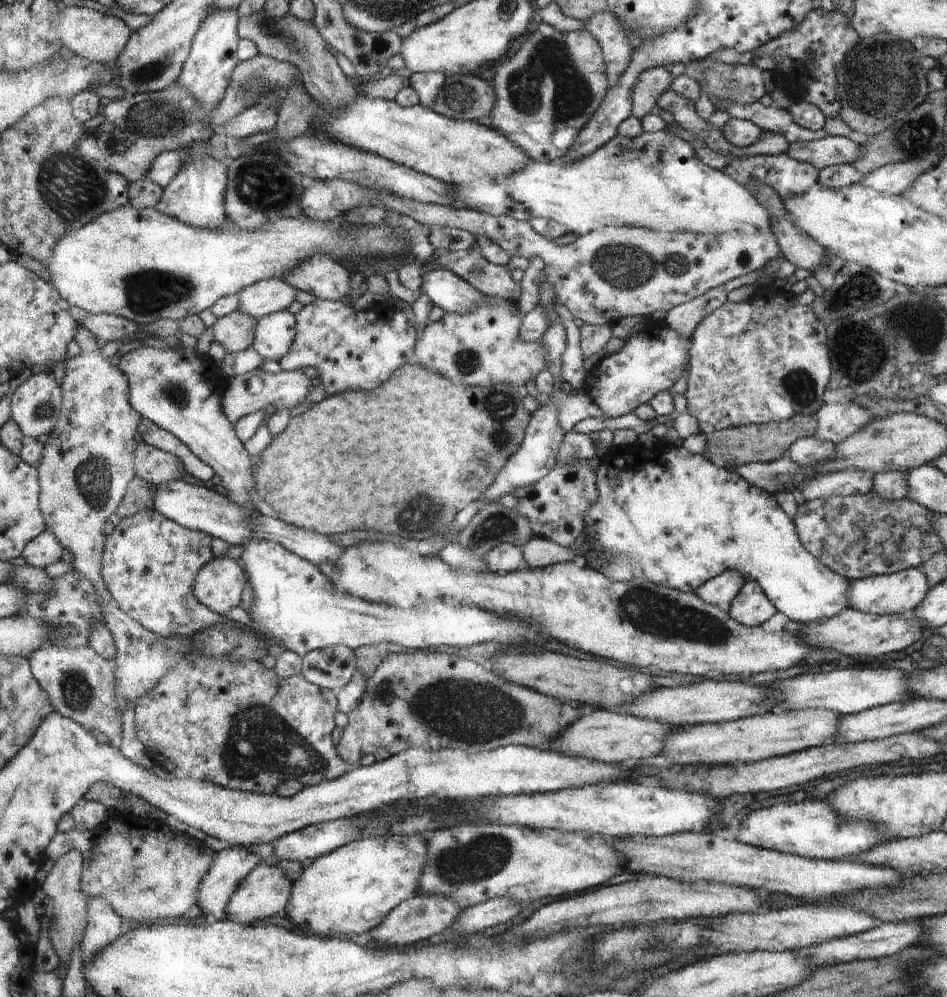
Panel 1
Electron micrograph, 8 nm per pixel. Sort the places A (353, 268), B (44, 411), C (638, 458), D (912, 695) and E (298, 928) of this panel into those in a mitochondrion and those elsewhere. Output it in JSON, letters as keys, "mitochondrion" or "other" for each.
{"A":"other","B":"mitochondrion","C":"other","D":"other","E":"other"}

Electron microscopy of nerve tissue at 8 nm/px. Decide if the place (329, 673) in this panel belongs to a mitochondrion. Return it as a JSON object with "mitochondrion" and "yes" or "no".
{"mitochondrion":"no"}

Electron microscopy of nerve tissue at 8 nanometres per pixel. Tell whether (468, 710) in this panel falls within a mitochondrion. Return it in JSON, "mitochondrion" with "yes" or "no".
{"mitochondrion":"yes"}

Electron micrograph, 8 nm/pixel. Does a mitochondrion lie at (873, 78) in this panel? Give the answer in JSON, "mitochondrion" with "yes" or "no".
{"mitochondrion":"yes"}

